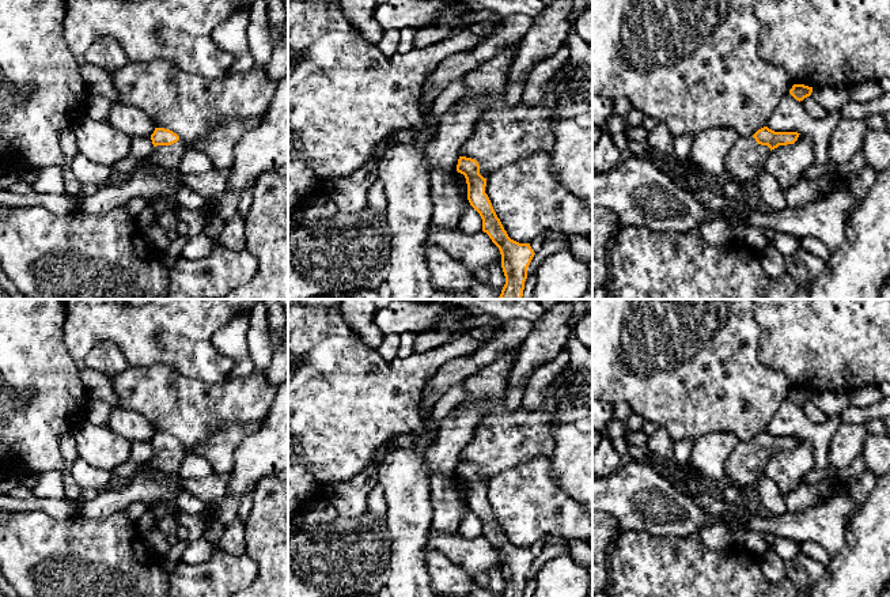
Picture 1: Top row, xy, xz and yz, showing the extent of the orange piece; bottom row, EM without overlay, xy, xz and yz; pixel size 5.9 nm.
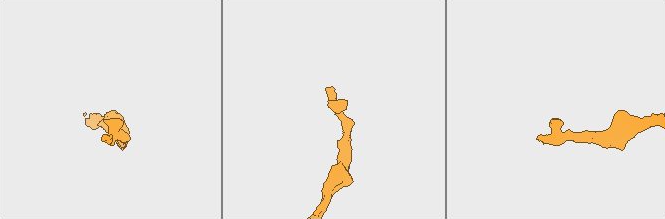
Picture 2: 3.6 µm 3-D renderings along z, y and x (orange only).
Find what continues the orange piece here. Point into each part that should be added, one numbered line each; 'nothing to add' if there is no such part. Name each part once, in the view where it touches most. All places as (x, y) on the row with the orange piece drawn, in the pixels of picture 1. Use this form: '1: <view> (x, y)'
1: xy (167, 158)

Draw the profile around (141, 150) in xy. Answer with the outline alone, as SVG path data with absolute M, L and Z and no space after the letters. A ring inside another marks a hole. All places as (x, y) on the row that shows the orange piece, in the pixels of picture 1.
M151 136L132 139L129 155L117 162L113 170L120 173L124 178L129 177L139 166L149 165L154 155L154 144Z

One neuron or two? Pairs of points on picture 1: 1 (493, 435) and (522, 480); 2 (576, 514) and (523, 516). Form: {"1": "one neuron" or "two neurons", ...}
{"1": "two neurons", "2": "one neuron"}

